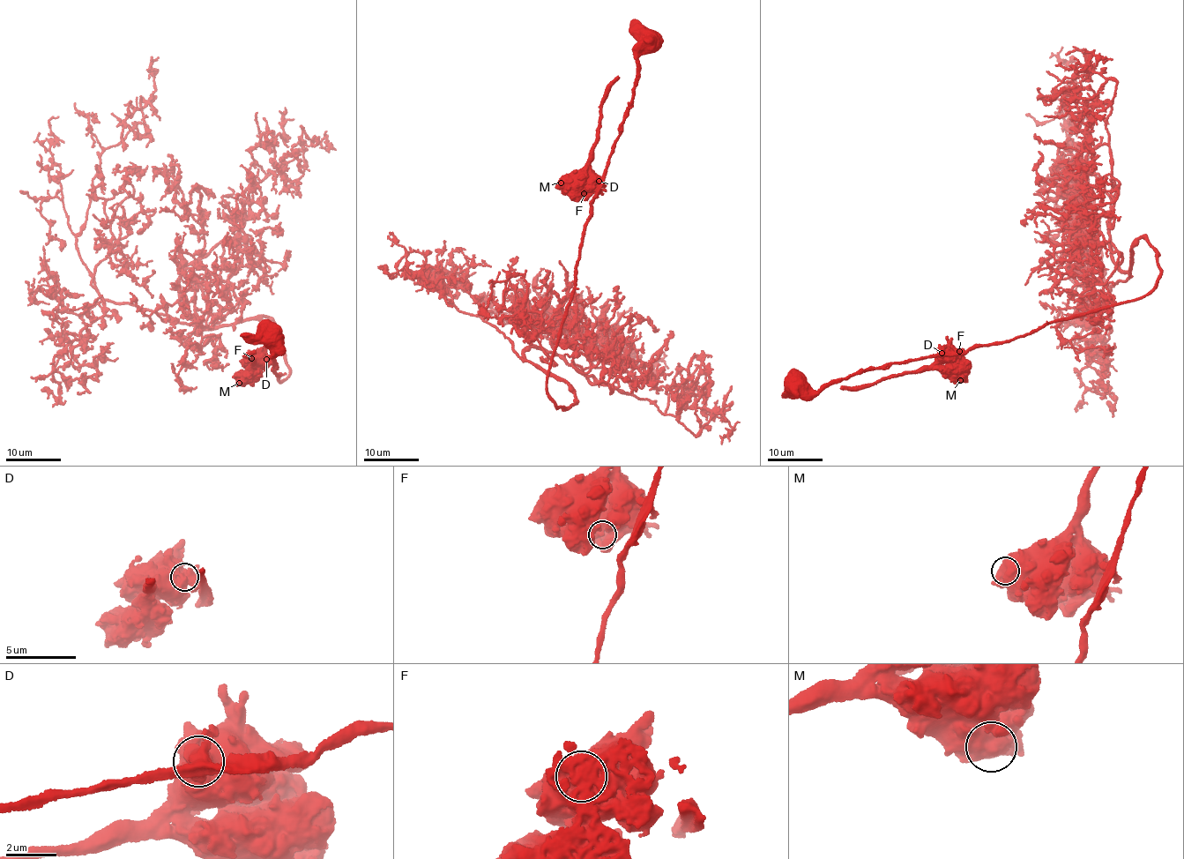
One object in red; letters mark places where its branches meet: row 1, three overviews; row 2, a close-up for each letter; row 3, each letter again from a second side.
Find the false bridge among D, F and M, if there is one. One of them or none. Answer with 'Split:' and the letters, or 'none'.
Split: D

